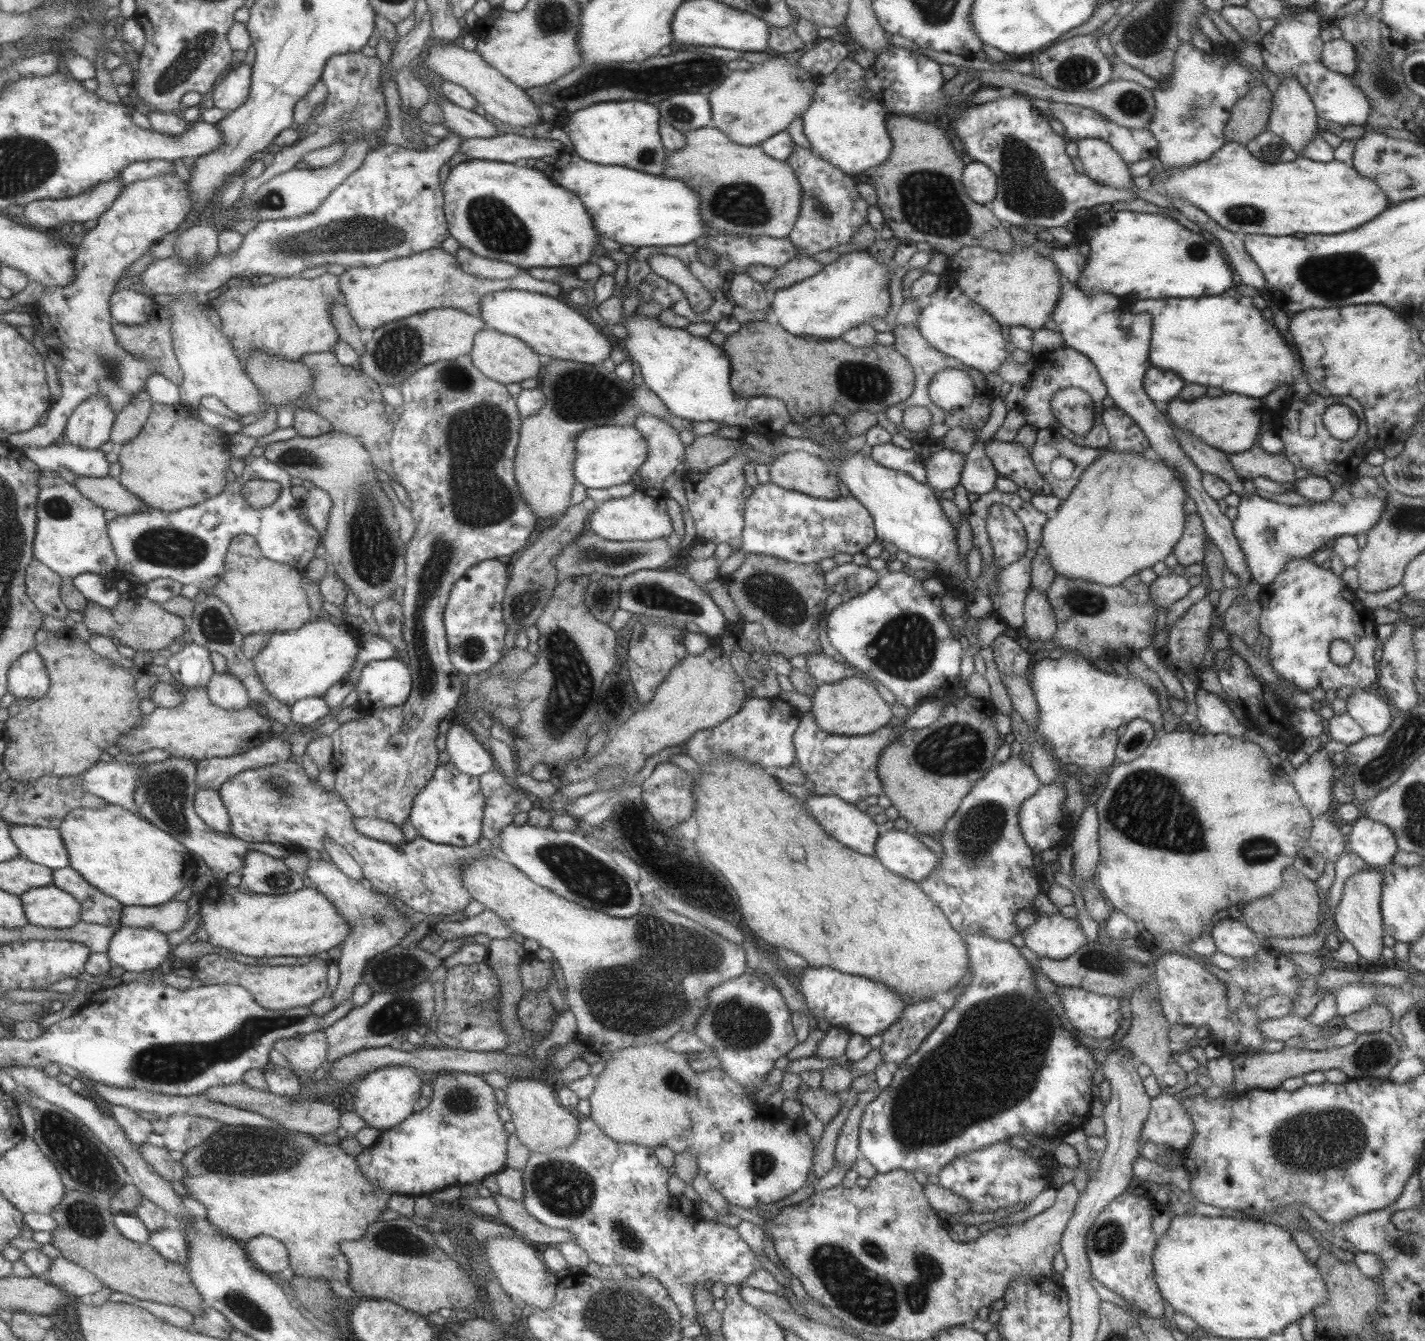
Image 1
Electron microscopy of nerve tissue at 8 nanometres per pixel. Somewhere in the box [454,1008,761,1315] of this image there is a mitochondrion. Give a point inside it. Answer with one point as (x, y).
(563, 1189)

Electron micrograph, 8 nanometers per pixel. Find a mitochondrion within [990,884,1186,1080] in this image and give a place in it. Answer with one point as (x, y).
(1097, 962)

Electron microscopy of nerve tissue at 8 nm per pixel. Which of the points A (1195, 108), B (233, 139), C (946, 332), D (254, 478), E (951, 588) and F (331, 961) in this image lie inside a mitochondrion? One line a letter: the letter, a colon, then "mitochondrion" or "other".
A: mitochondrion
B: other
C: other
D: other
E: other
F: other

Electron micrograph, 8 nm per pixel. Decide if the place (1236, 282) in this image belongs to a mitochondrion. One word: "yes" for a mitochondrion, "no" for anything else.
no

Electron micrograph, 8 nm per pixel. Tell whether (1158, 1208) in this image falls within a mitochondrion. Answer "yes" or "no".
no

